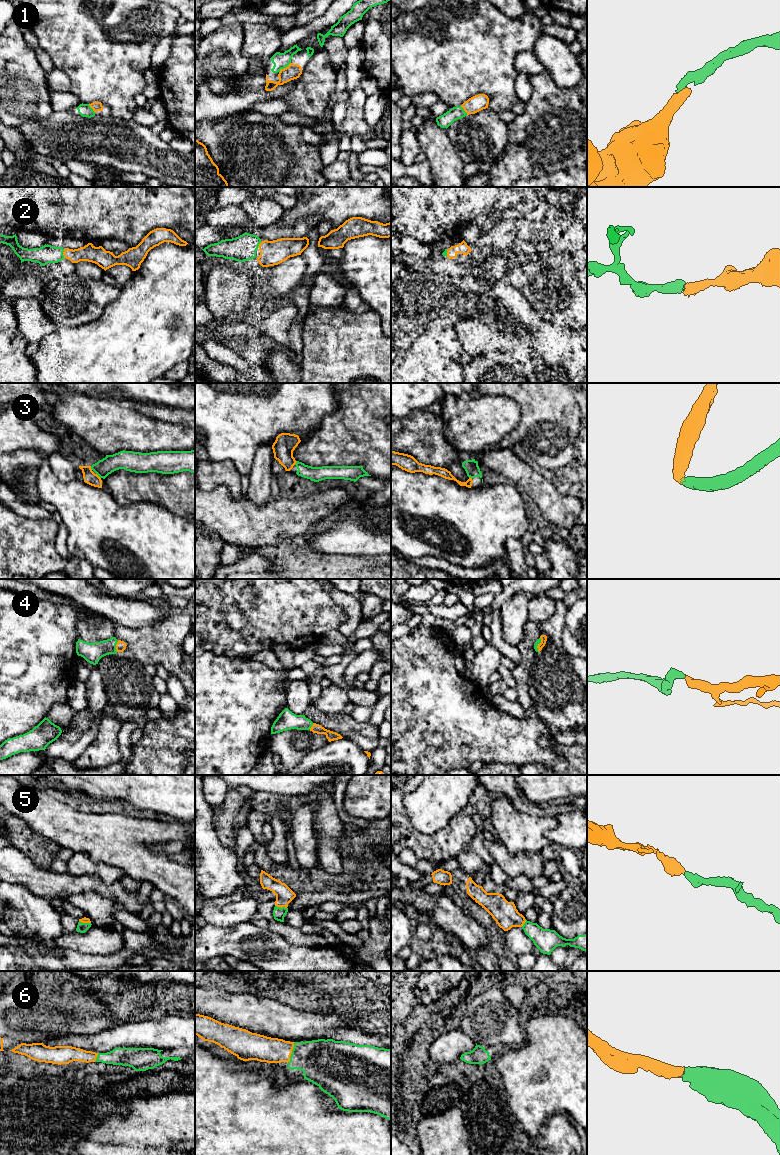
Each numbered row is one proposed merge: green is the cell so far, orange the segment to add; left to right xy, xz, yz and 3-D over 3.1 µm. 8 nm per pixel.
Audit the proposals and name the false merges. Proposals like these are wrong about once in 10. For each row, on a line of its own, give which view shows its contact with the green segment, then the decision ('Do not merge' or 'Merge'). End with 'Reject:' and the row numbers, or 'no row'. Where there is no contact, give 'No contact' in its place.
1: Touches green in xz. Merge
2: Touches green in xy. Merge
3: Touches green in xy. Merge
4: Touches green in xy. Merge
5: Touches green in xz. Merge
6: Touches green in xz. Merge
Reject: no row

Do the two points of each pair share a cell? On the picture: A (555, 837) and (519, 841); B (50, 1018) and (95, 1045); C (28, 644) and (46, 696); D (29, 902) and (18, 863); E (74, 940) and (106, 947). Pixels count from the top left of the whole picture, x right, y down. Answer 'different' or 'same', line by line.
A: different
B: different
C: same
D: different
E: same

